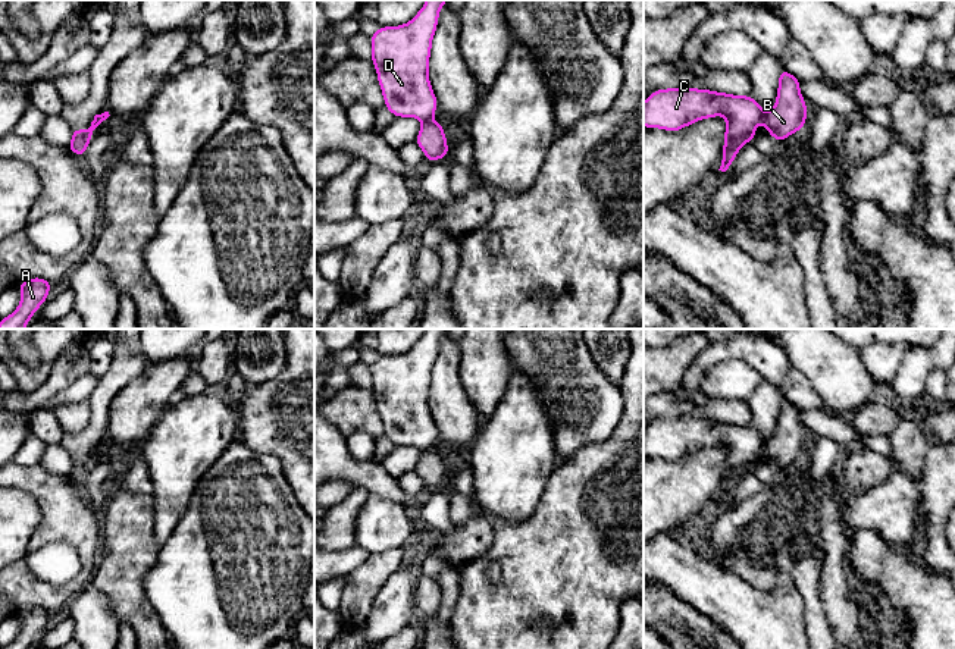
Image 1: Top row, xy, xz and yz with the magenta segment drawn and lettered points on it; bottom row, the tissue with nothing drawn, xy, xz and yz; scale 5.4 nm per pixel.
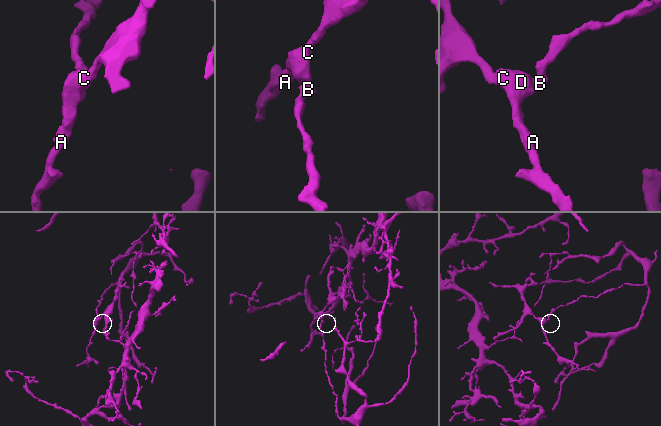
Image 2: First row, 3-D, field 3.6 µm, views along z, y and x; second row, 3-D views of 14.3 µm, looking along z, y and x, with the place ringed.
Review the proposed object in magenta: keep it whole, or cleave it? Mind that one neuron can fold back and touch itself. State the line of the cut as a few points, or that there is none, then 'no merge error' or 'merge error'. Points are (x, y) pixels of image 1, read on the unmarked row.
cut in xz along (431, 447), (423, 451); merge error

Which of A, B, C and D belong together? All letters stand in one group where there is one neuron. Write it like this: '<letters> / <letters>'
A C D / B

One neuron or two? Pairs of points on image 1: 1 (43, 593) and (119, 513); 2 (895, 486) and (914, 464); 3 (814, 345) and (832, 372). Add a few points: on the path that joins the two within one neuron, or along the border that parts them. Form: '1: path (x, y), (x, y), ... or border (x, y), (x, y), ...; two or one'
1: border (100, 523), (102, 546); two
2: border (929, 448), (921, 476), (917, 480), (898, 472); two
3: path (816, 351), (830, 366); one

